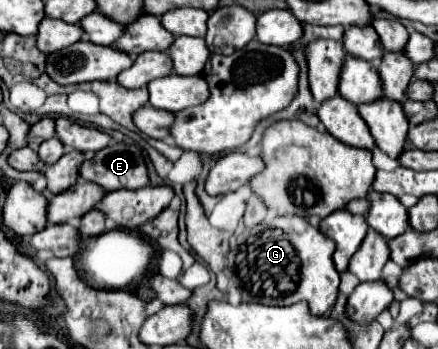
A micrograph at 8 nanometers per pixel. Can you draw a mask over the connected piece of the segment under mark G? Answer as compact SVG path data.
M279 217L275 221L257 225L231 241L229 257L235 259L229 263L229 275L231 281L237 285L237 289L241 291L243 301L255 301L265 305L293 305L305 299L309 303L311 315L321 317L335 305L339 293L339 273L331 261L333 251L335 251L335 243L329 237L323 237L323 233L311 227L305 219L291 217L289 225L283 229L283 217Z

